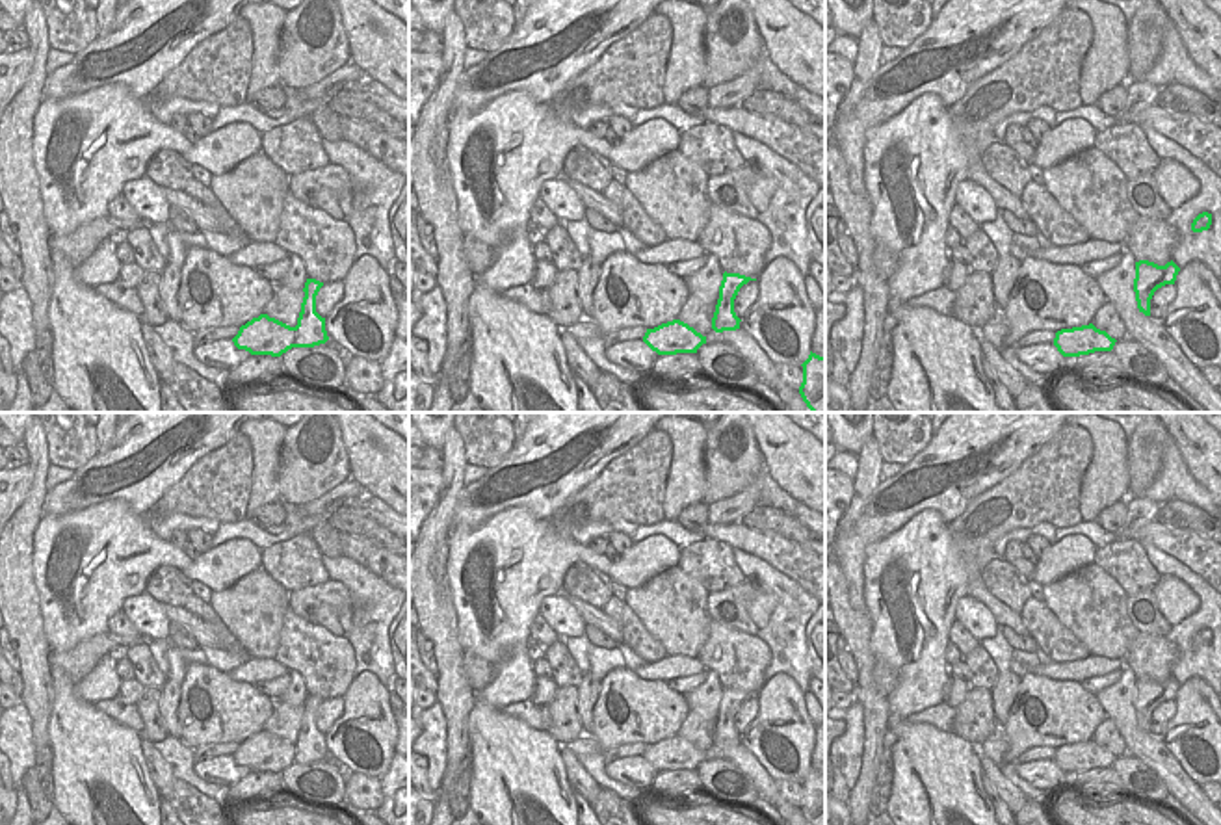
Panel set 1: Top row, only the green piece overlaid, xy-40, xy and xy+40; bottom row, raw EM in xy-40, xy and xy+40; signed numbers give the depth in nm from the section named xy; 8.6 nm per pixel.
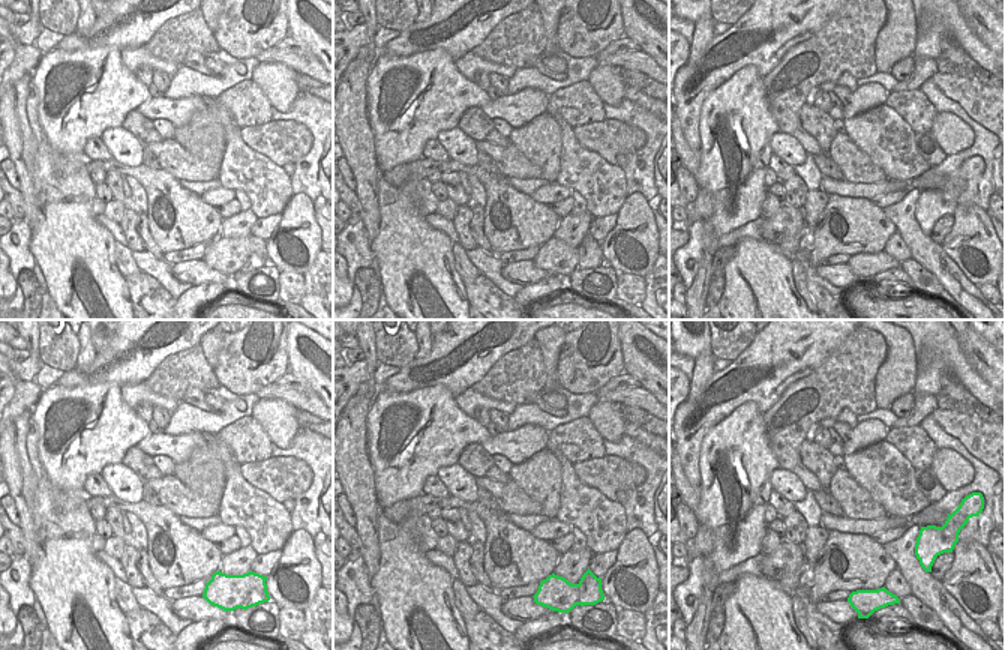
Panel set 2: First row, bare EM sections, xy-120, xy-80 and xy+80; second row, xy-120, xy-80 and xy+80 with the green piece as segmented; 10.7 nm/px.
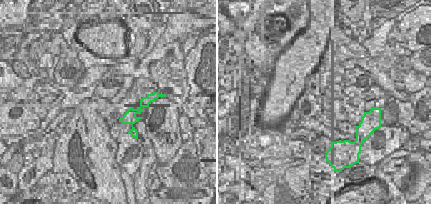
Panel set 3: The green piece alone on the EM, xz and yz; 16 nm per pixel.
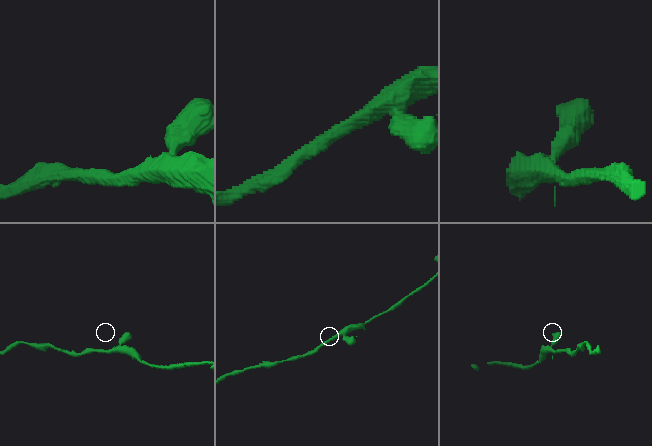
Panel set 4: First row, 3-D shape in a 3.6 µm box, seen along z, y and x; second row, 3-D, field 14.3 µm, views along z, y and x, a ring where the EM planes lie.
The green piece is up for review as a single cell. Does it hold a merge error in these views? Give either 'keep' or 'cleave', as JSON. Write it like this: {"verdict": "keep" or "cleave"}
{"verdict": "keep"}

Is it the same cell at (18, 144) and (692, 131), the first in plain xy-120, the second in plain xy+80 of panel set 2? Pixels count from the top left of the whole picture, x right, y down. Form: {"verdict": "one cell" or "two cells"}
{"verdict": "two cells"}

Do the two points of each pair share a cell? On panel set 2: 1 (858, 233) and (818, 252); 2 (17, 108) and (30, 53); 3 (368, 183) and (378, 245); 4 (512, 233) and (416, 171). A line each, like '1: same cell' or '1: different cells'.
1: same cell
2: different cells
3: different cells
4: same cell

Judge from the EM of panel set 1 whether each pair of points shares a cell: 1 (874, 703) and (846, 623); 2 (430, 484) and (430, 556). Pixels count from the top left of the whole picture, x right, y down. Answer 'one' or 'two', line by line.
1: one
2: two

